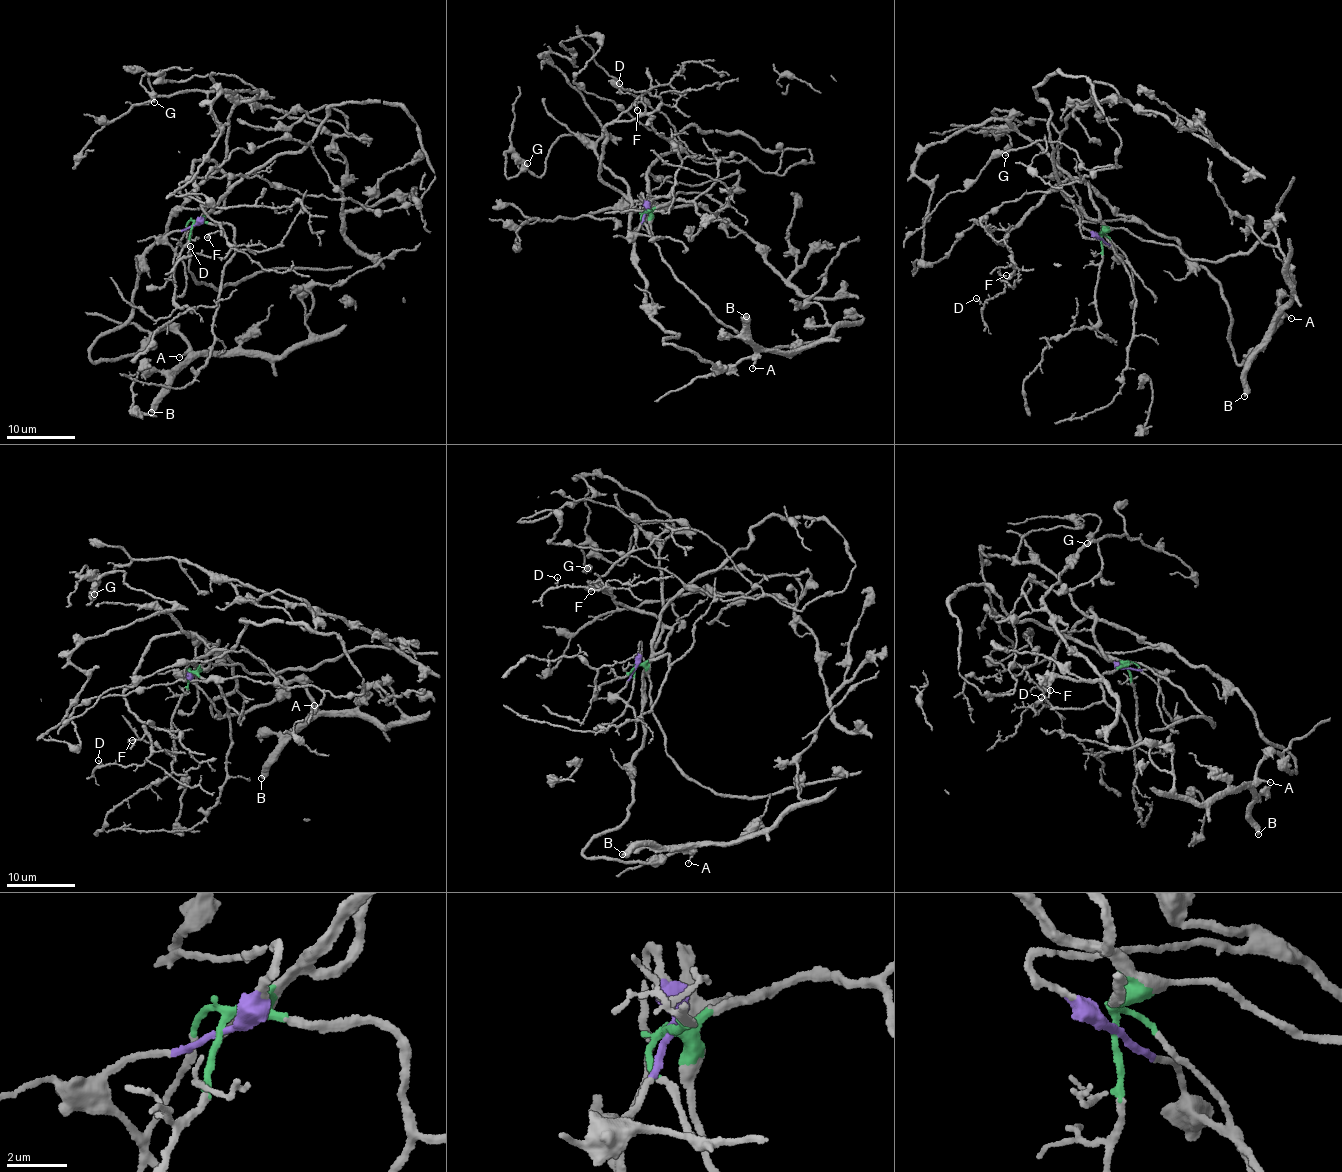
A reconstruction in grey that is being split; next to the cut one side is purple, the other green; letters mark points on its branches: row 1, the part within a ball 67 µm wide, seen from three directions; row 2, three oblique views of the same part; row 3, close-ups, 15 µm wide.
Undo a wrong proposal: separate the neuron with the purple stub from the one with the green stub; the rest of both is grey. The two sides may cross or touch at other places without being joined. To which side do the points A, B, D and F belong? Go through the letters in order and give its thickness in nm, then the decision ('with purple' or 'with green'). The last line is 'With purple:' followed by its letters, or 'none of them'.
A: 120 nm thick; with purple
B: 480 nm thick; with purple
D: 110 nm thick; with green
F: 150 nm thick; with green
With purple: A, B

